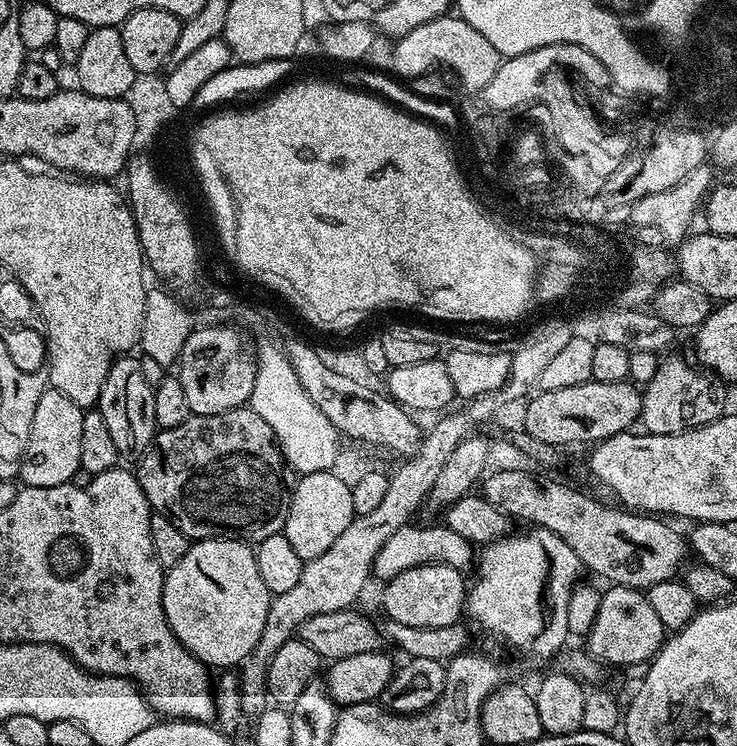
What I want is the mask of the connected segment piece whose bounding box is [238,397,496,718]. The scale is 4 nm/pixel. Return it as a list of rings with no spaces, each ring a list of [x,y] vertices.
[[[476,397],[462,404],[462,408],[443,413],[434,427],[425,433],[421,443],[412,456],[407,457],[396,472],[389,477],[385,500],[376,510],[368,514],[354,516],[342,535],[318,558],[306,560],[298,583],[286,590],[286,594],[272,597],[272,605],[266,614],[266,626],[262,626],[262,638],[258,646],[249,654],[238,672],[240,682],[240,710],[245,717],[257,718],[269,707],[268,667],[274,654],[278,654],[287,640],[299,633],[306,618],[314,614],[334,614],[351,609],[353,604],[371,579],[372,566],[377,552],[386,544],[392,534],[411,521],[414,512],[429,499],[432,488],[443,466],[449,461],[450,454],[479,428],[478,425],[493,419],[495,410],[493,397]]]

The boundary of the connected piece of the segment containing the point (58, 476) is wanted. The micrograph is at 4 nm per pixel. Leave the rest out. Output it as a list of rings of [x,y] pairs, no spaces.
[[[45,387],[42,398],[34,410],[34,422],[30,422],[30,442],[26,442],[24,464],[20,468],[19,479],[29,488],[49,488],[62,486],[72,481],[81,468],[82,458],[82,418],[85,409],[79,408],[66,394],[57,388]]]

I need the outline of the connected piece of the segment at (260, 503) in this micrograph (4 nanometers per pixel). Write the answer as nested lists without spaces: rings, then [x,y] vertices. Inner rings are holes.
[[[250,406],[235,408],[222,414],[194,416],[182,422],[182,426],[161,428],[156,439],[139,457],[140,468],[135,469],[142,490],[153,513],[166,513],[186,534],[189,541],[198,540],[242,540],[259,542],[283,533],[288,507],[292,501],[290,484],[284,481],[286,461],[280,454],[276,436],[254,414]]]

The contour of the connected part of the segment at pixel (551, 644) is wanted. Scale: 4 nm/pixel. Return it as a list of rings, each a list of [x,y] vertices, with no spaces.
[[[535,526],[527,529],[529,532],[517,531],[515,534],[509,534],[502,540],[495,540],[492,544],[487,545],[483,549],[484,552],[479,553],[478,568],[480,564],[480,573],[476,576],[476,581],[471,581],[470,587],[466,592],[466,616],[467,619],[472,619],[478,627],[484,632],[489,632],[492,636],[497,636],[500,640],[505,640],[512,648],[517,648],[524,656],[533,656],[536,660],[548,660],[560,647],[563,646],[564,640],[568,636],[568,627],[566,626],[566,610],[570,606],[570,598],[572,597],[574,589],[577,587],[578,581],[581,579],[582,565],[578,554],[574,554],[574,550],[570,550],[570,546],[566,546],[566,542],[562,542],[562,538],[558,538],[558,534],[554,534],[545,528],[537,528]]]

